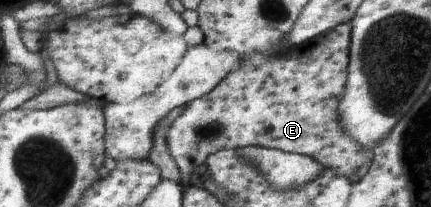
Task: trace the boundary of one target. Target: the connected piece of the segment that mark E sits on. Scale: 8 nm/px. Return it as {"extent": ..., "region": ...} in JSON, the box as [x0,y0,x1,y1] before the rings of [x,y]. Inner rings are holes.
{"extent":[165,21,373,185],"region":[[[351,21],[342,22],[322,35],[318,35],[302,46],[282,49],[278,56],[252,69],[238,68],[231,71],[205,96],[184,106],[182,113],[165,131],[168,151],[180,170],[182,185],[190,185],[189,175],[200,169],[216,151],[241,150],[260,146],[292,152],[311,157],[326,170],[345,177],[351,185],[360,181],[373,160],[372,150],[361,150],[361,145],[340,125],[339,103],[345,94],[349,51],[351,44]]]}

